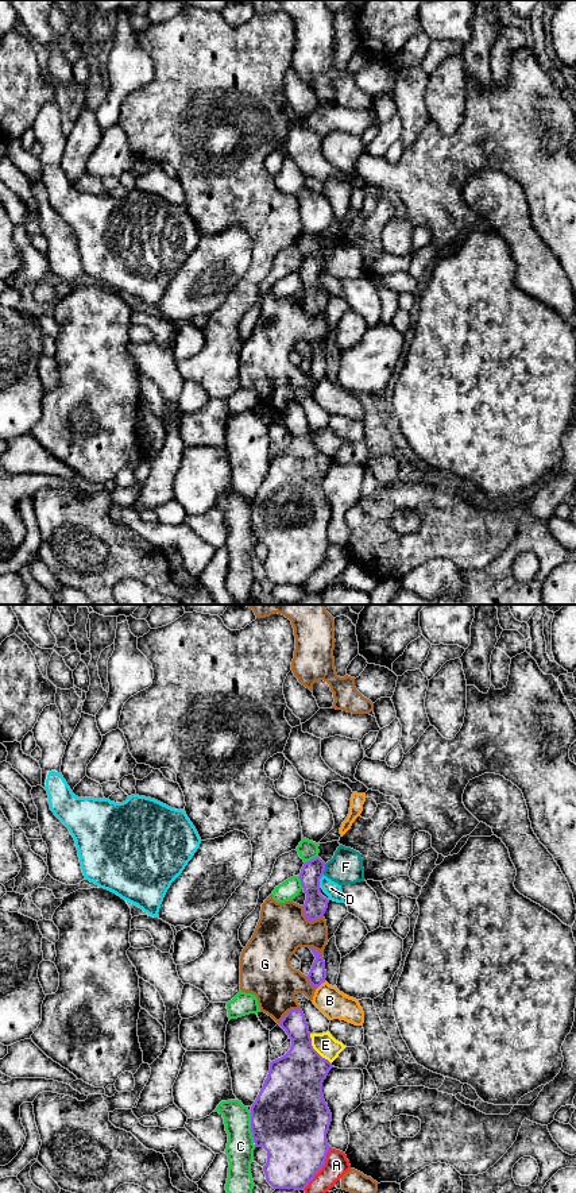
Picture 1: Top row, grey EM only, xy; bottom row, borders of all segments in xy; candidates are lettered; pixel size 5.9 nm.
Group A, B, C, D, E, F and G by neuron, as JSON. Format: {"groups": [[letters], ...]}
{"groups": [["A"], ["B"], ["C"], ["D"], ["E"], ["F"], ["G"]]}

